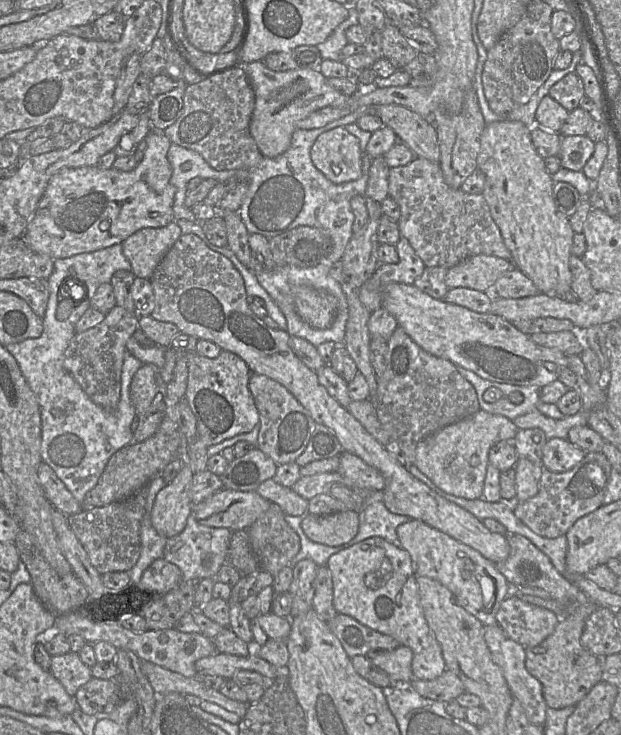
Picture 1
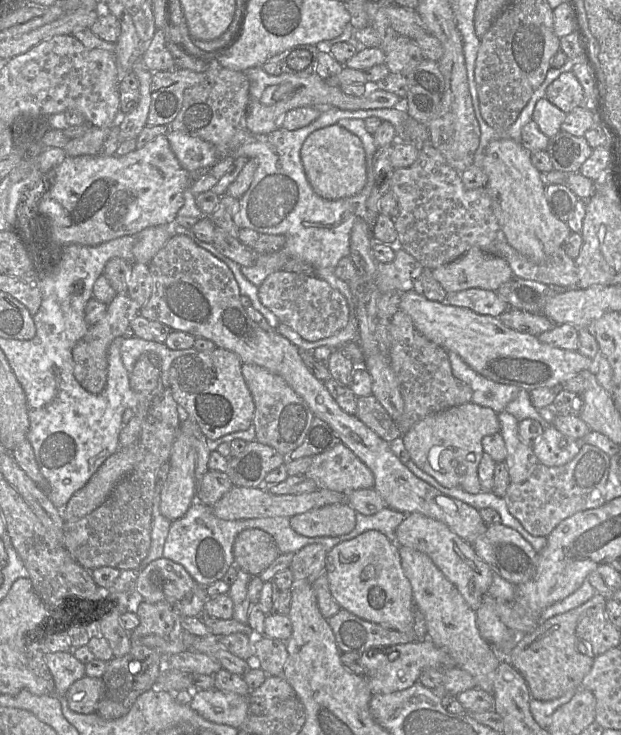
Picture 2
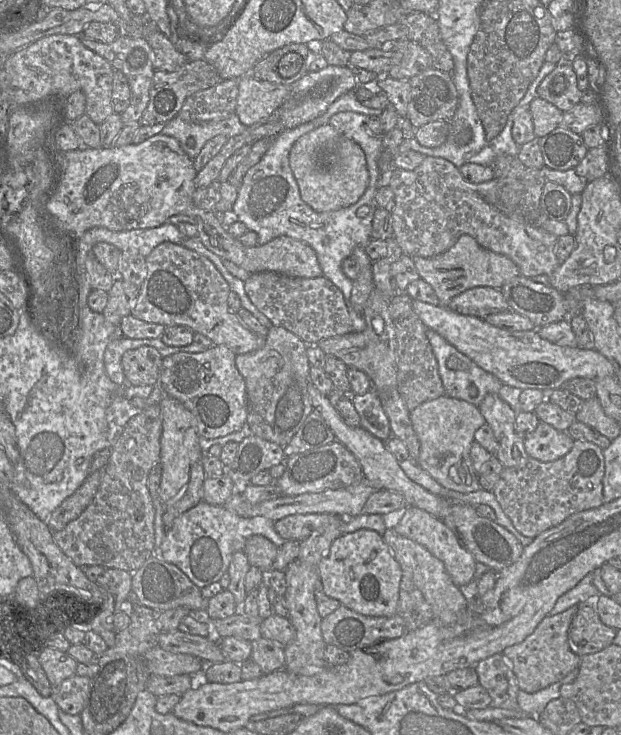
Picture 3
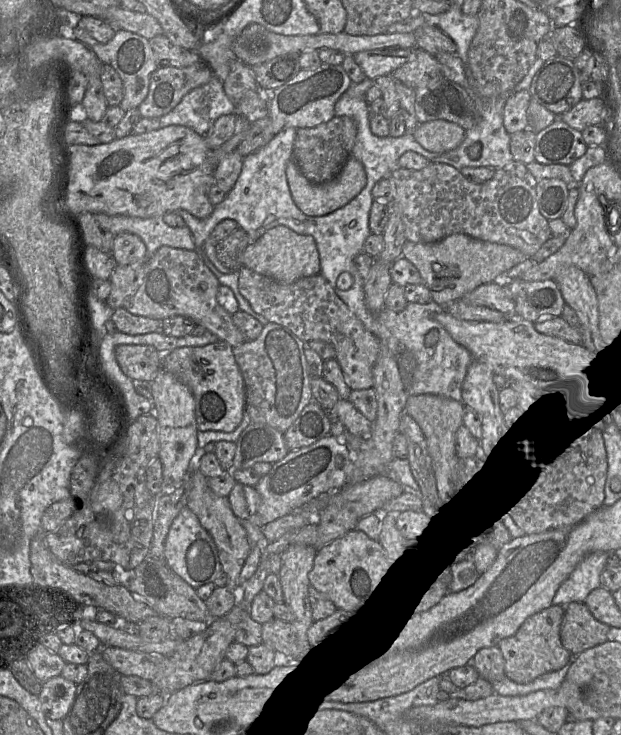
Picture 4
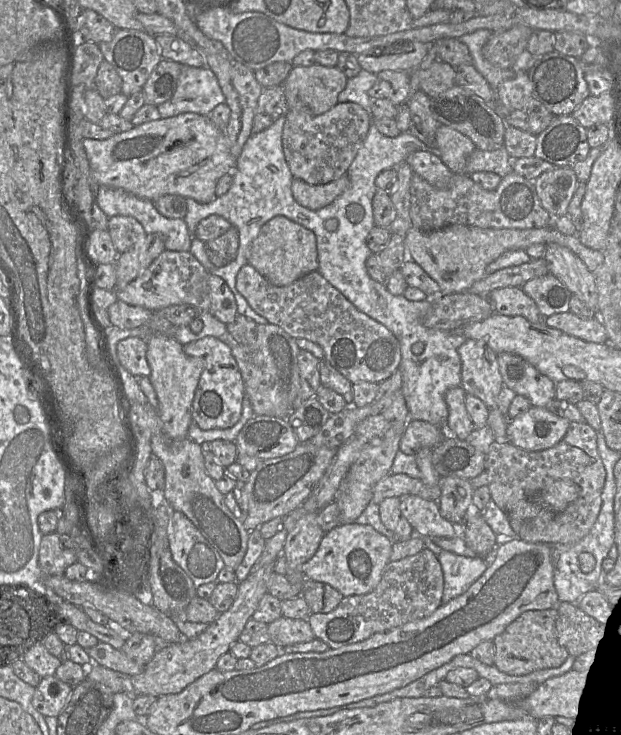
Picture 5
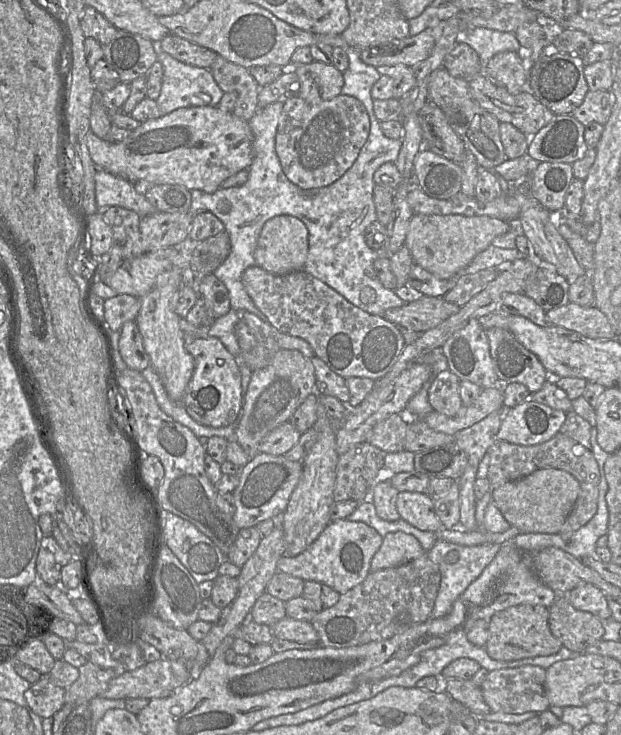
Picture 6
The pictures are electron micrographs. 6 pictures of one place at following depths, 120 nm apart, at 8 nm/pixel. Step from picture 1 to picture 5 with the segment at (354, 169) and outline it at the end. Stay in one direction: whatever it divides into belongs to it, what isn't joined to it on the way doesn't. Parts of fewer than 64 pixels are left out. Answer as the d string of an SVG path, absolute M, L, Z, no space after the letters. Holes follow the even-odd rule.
M342 175L339 179L324 185L311 185L294 178L292 194L296 202L310 210L319 210L332 203L349 186L349 178Z

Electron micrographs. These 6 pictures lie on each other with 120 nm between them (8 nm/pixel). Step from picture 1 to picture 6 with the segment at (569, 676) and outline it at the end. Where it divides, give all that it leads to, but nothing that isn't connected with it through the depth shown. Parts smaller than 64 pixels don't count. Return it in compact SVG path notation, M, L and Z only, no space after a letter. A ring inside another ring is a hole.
M520 604L495 613L488 622L485 649L494 660L514 661L557 653L562 643L550 631L549 607Z

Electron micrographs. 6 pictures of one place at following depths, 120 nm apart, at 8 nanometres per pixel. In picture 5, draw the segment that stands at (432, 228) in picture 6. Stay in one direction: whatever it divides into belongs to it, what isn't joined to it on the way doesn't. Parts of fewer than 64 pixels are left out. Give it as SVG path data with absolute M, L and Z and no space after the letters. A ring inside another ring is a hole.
M454 224L430 232L420 231L412 226L407 231L404 238L404 244L408 256L407 259L415 261L433 280L438 283L441 295L468 291L476 281L486 276L486 267L507 251L525 250L533 244L550 243L556 243L571 250L582 260L591 272L595 272L604 261L603 251L586 247L580 242L577 235L565 235L558 231L553 225L531 229L494 229Z

